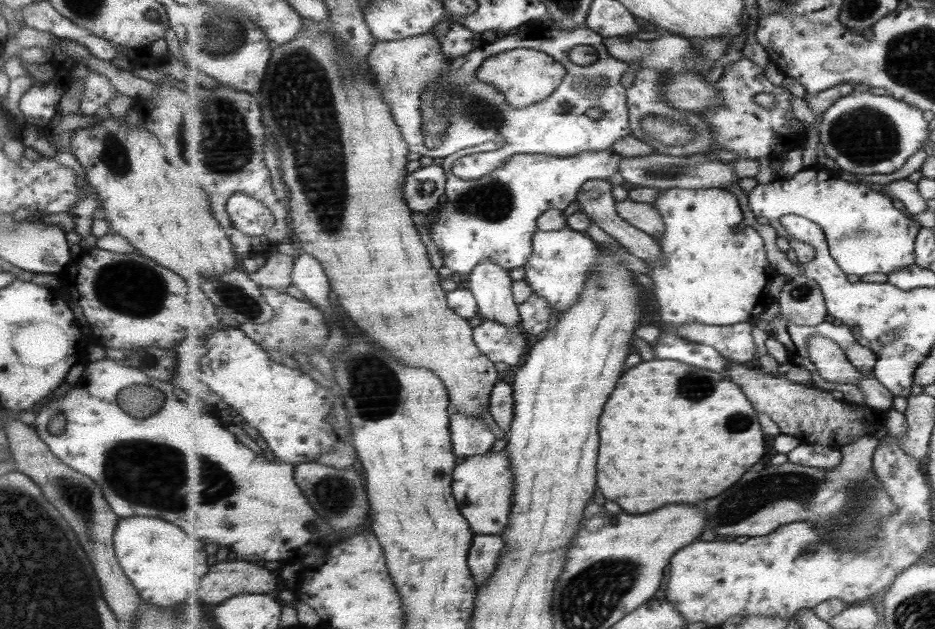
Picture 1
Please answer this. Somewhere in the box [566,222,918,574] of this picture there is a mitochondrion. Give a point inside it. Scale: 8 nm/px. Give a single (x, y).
(792, 485)

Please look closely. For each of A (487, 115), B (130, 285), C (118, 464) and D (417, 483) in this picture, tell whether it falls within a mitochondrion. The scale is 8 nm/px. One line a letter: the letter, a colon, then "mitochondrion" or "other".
A: mitochondrion
B: mitochondrion
C: mitochondrion
D: other

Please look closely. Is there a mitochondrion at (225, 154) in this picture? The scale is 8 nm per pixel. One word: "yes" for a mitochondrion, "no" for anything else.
yes

